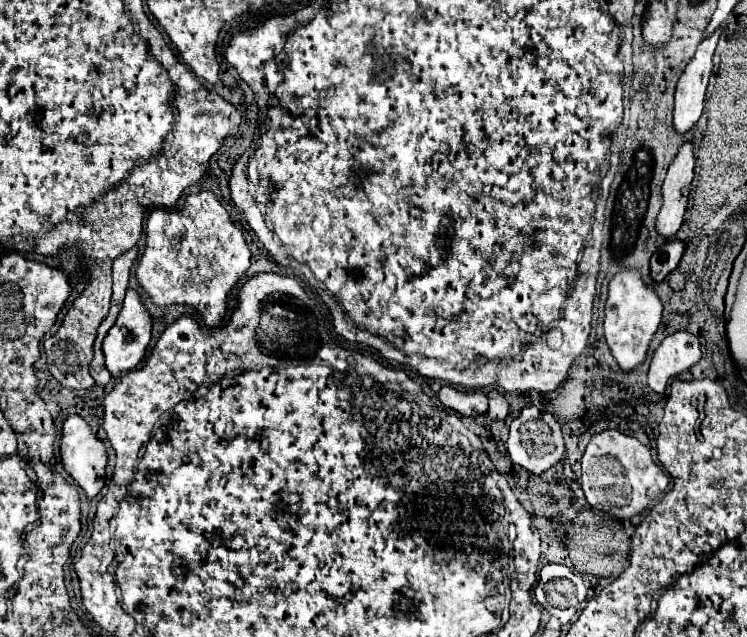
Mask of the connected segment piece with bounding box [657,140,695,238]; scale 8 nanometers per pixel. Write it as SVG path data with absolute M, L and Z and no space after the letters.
M685 140L667 170L663 182L663 208L657 216L657 232L671 238L683 224L685 210L689 208L689 190L693 182L693 142Z

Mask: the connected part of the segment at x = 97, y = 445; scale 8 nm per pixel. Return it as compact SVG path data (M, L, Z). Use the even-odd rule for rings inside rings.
M69 416L63 424L63 438L61 438L61 462L69 476L83 488L87 498L95 498L103 484L105 484L105 466L107 466L107 452L105 446L97 440L91 432L89 424L81 416Z

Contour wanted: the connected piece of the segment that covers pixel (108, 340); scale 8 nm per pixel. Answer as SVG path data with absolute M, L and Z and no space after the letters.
M127 290L125 300L123 300L123 308L119 312L117 322L111 326L111 330L107 332L105 340L103 340L103 354L105 354L105 366L111 372L113 378L123 376L125 372L137 368L137 364L145 358L145 350L149 346L151 340L151 316L147 314L145 306L139 300L139 294L135 290Z

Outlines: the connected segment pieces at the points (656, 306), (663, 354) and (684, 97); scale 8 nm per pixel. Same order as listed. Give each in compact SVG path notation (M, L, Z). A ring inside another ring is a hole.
M621 270L609 282L609 298L605 304L605 338L621 370L637 368L645 356L655 330L661 324L663 304L653 288L649 288L639 270Z
M675 332L667 336L653 352L649 366L649 388L663 394L671 376L691 368L701 358L699 338L691 332Z
M717 30L713 36L705 38L691 62L687 64L685 72L681 74L677 82L677 92L675 92L675 110L673 110L673 124L677 132L687 132L701 116L703 110L703 98L705 98L705 88L709 82L709 76L713 72L713 52L717 46L721 30Z

